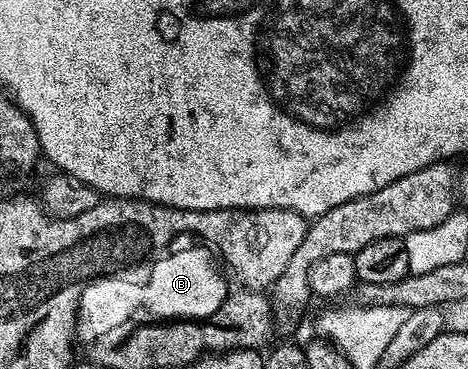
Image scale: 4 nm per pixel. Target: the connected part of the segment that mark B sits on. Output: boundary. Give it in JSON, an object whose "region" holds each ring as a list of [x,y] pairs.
{"region":[[[195,245],[188,251],[166,253],[159,256],[152,267],[139,273],[139,268],[131,268],[128,272],[112,273],[108,276],[98,277],[87,282],[82,288],[81,297],[78,300],[77,327],[75,336],[79,342],[84,340],[84,307],[94,307],[90,313],[92,325],[102,325],[108,319],[108,329],[117,332],[120,327],[126,325],[149,324],[155,320],[206,320],[211,317],[223,305],[223,301],[230,294],[223,275],[218,271],[213,252],[204,245]]]}

